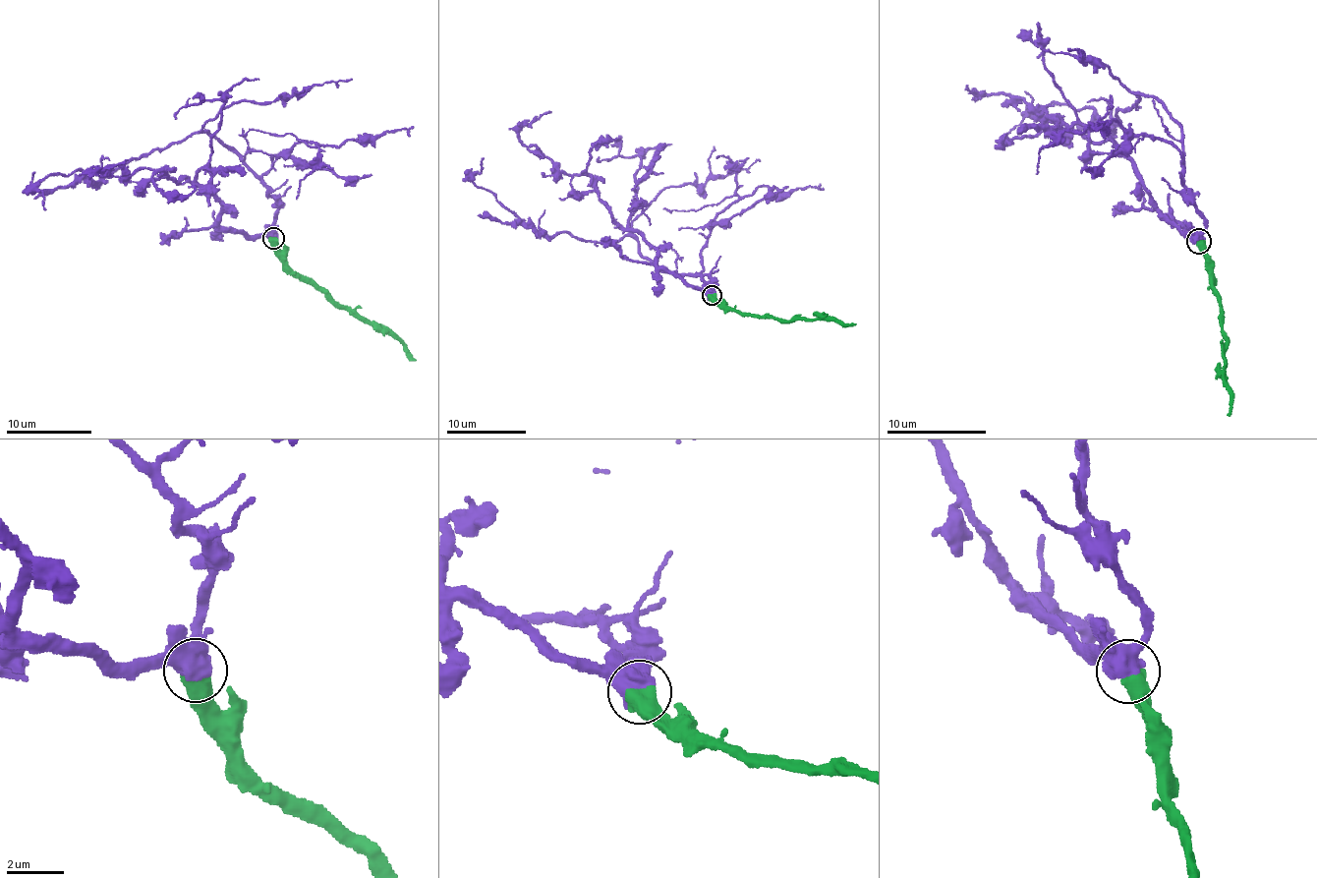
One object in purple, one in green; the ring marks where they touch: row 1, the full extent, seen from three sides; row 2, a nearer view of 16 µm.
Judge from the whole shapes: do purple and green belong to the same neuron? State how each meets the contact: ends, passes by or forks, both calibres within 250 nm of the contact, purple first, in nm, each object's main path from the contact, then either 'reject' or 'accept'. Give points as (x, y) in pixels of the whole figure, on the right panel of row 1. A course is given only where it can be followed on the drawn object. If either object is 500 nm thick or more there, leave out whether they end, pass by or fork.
550/700 nm | purple via (1199, 240), (1179, 126), (1160, 102), (1135, 92), (1102, 125), (1091, 107), (1034, 107), (1004, 136) | green via (1199, 243), (1217, 292), (1221, 328), (1227, 337), (1223, 344), (1230, 415) | accept

